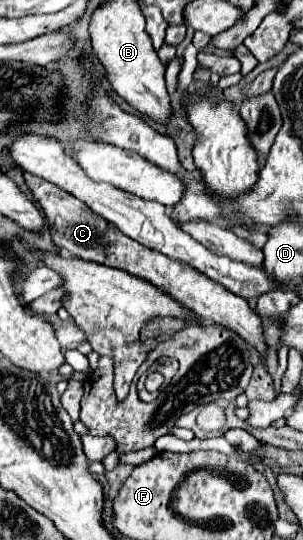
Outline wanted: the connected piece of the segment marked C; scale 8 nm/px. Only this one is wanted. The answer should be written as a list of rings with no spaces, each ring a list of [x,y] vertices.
[[[23,172],[23,178],[25,178],[35,202],[43,210],[43,214],[49,222],[51,238],[59,248],[71,252],[77,258],[83,258],[89,262],[99,262],[99,264],[105,264],[111,268],[119,268],[119,270],[125,270],[137,278],[151,282],[153,286],[157,286],[159,290],[163,290],[171,298],[175,298],[185,310],[193,312],[201,320],[217,322],[219,326],[235,330],[241,338],[245,338],[251,346],[255,346],[261,352],[261,356],[265,354],[261,320],[255,314],[255,310],[247,304],[245,298],[235,296],[233,292],[225,290],[217,282],[205,278],[205,274],[201,274],[193,268],[183,268],[181,262],[165,258],[163,254],[157,254],[157,252],[149,250],[147,246],[133,242],[133,238],[121,234],[121,230],[117,230],[117,226],[113,226],[111,222],[105,222],[105,218],[101,218],[99,214],[89,210],[87,204],[83,204],[81,200],[73,198],[71,194],[59,190],[55,184],[45,182],[41,178],[35,178],[29,172]]]

